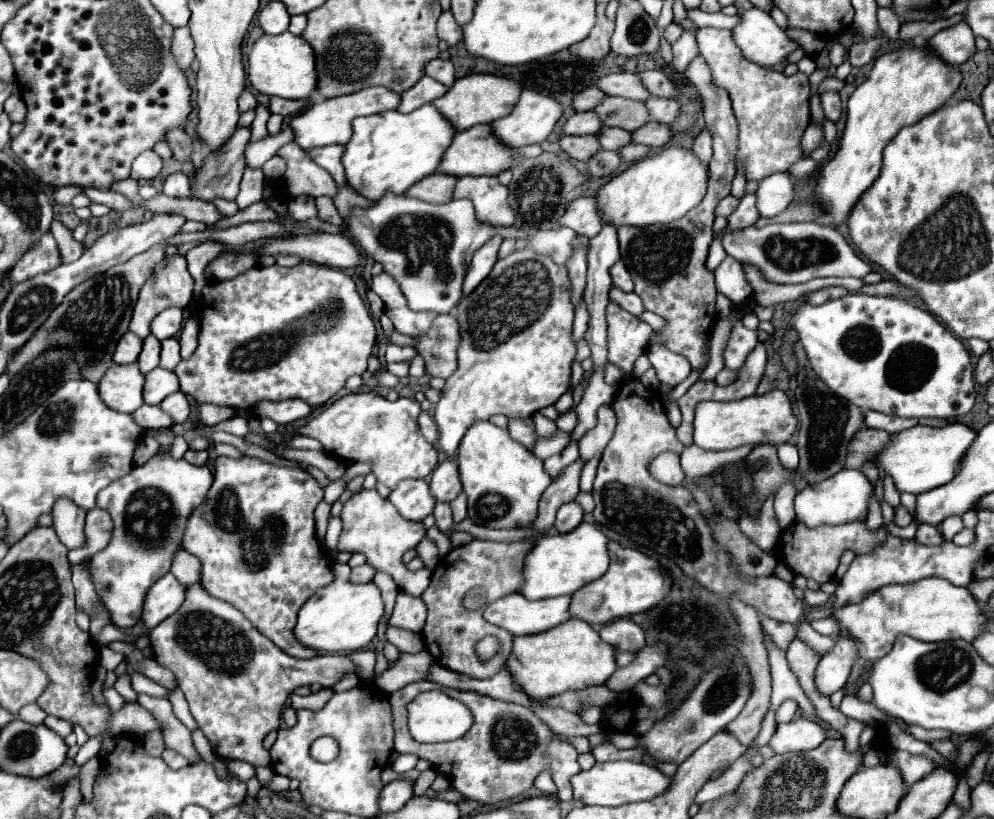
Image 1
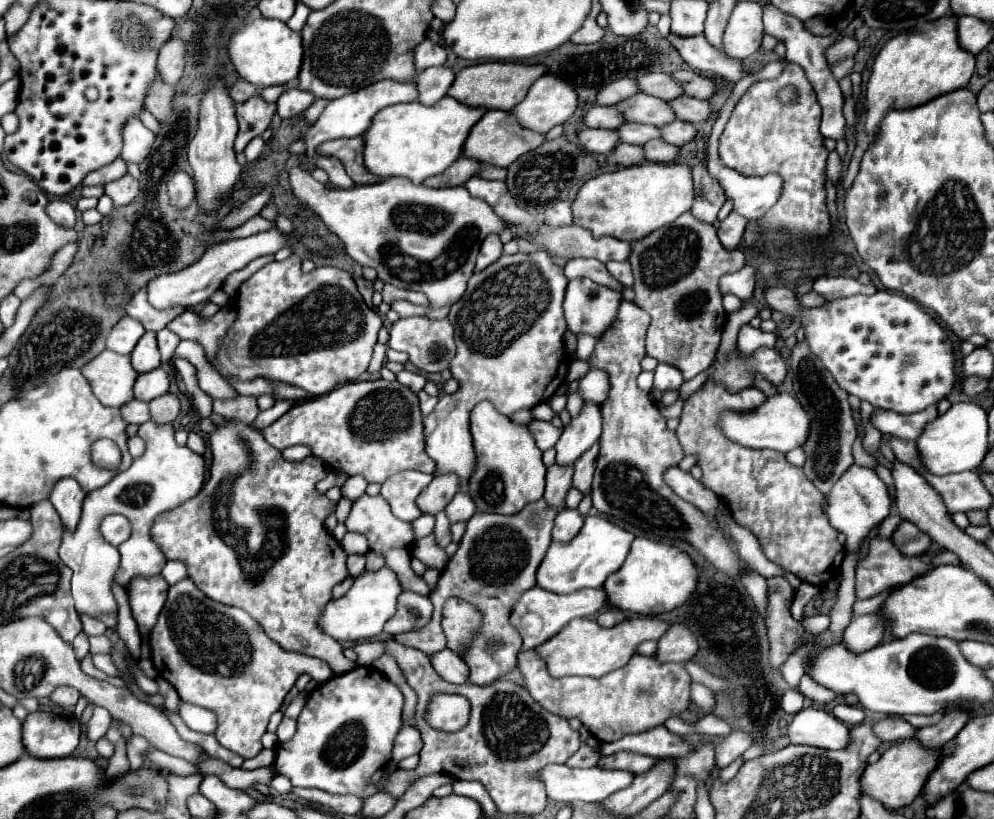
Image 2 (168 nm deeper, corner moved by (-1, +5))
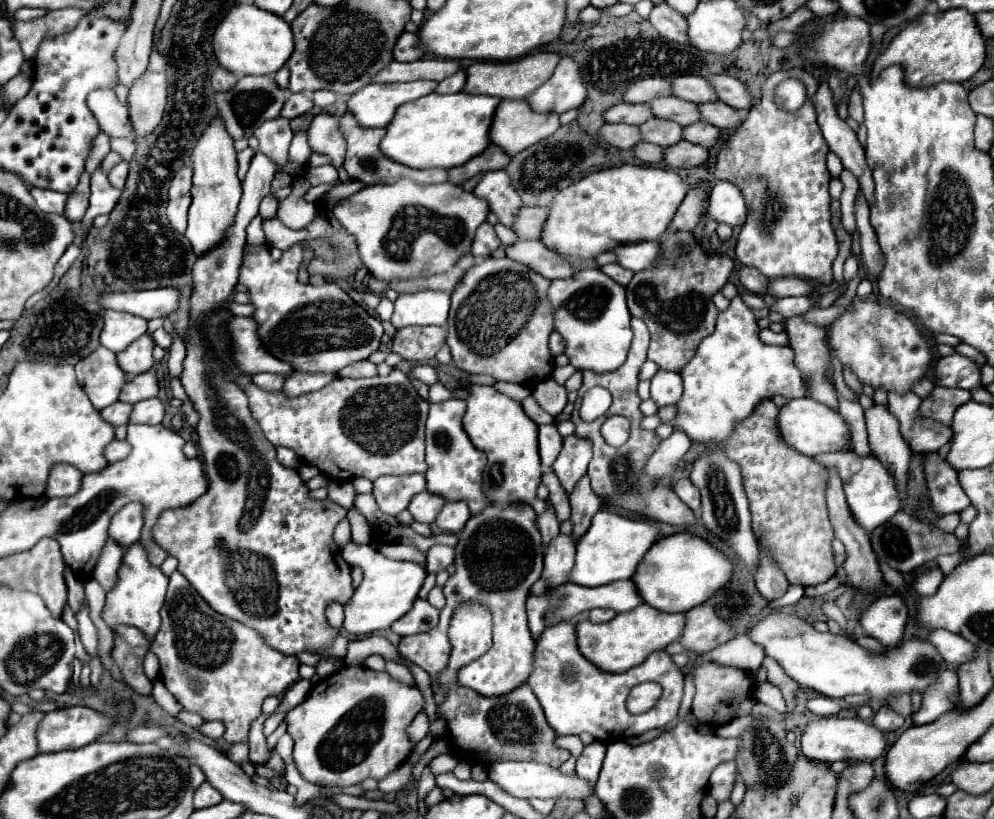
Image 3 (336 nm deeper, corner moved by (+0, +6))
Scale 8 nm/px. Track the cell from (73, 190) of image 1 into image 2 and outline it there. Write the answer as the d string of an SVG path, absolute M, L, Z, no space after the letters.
M115 159L113 163L97 169L97 171L91 171L83 181L83 186L94 186L94 185L107 185L115 179L121 179L123 175L127 173L127 165L123 159Z

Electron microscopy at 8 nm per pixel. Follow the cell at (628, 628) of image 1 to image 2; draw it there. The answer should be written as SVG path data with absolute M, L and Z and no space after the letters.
M605 609L605 611L601 611L601 613L597 615L597 623L599 623L601 627L613 627L613 625L625 621L625 619L627 619L627 615L625 615L625 611L621 611L621 609Z

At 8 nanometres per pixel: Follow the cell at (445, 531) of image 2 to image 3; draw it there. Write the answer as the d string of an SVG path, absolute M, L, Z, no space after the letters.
M432 546L426 554L426 570L432 574L438 574L440 570L446 570L454 562L454 548L450 546Z

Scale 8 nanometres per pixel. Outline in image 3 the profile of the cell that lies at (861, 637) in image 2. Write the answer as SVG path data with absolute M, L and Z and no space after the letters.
M898 594L882 596L860 612L860 624L864 632L890 648L902 642L908 618L908 606Z

